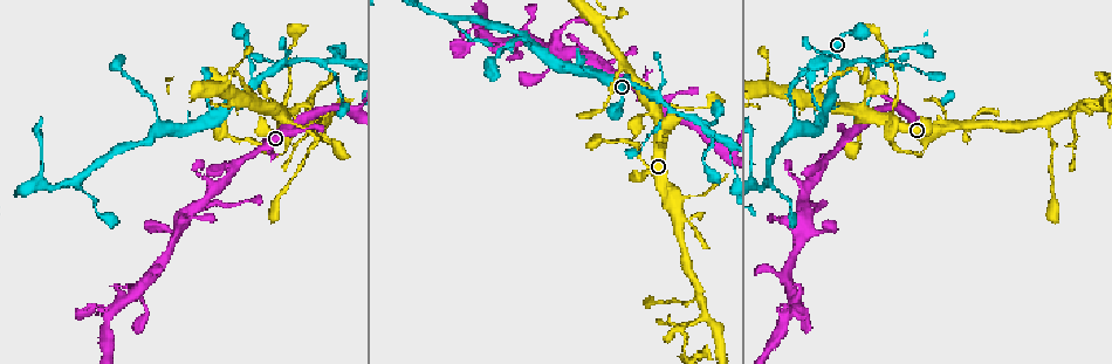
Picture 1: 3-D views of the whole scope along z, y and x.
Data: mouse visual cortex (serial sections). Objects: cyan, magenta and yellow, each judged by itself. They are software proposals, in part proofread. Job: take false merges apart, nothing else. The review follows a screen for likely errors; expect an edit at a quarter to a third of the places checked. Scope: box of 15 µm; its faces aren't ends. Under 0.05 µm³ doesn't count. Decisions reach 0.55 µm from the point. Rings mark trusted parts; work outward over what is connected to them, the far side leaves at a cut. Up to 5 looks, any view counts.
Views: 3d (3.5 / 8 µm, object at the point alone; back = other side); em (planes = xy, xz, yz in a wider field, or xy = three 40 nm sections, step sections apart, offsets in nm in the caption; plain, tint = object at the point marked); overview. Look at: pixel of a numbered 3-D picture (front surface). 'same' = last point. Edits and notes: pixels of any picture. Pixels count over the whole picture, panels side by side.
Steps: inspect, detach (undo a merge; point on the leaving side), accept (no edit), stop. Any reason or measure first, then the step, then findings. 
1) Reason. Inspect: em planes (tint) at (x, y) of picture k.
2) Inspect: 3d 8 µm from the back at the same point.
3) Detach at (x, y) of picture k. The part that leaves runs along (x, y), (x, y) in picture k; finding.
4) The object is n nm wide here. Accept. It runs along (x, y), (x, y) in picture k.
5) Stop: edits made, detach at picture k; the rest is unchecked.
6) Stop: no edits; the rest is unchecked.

Thick turns thin. Inspect: 3d 8 µm at (921, 155) of picture 1.

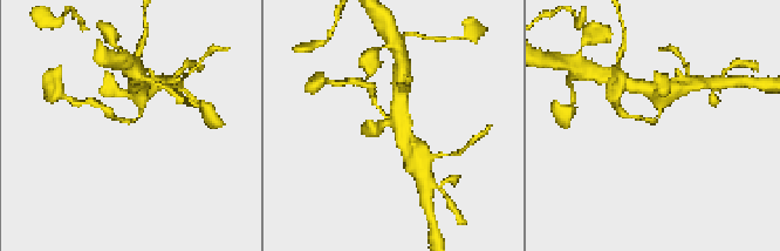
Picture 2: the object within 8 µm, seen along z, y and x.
The arms are 150, 400 nm wide. Inspect: em xy step 3 (tint) at (654, 121) of picture 2.

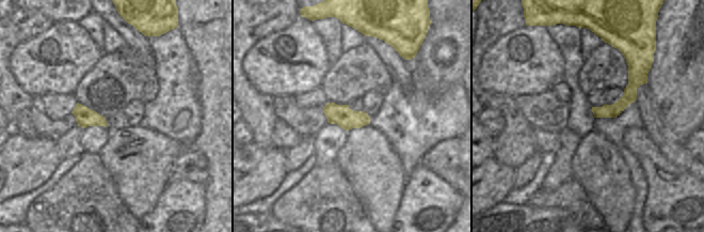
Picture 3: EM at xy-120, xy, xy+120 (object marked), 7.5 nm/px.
The object is 160 nm wide here. Accept. It runs along (401, 124), (384, 115), (374, 97) in picture 2; one cell here.

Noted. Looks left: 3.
Thick turns thin. Inspect: 3d 3.5 µm at (814, 212) of picture 1.

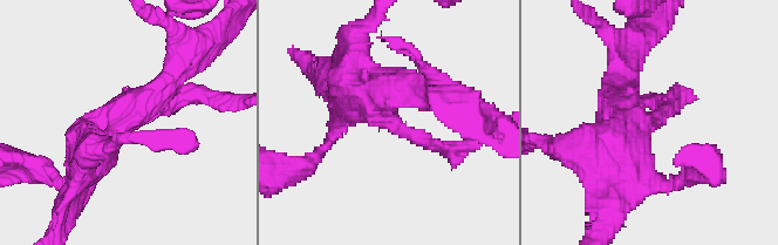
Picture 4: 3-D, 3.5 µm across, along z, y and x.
The arms are 200, 400 nm wide; need the tissue. Inspect: em xy step 3 (plain) at (658, 123) of picture 4.

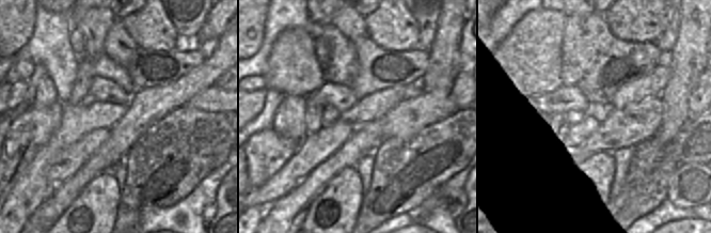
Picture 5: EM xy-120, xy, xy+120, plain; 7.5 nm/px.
Inspect: em xy step 3 (tint) at the same point.

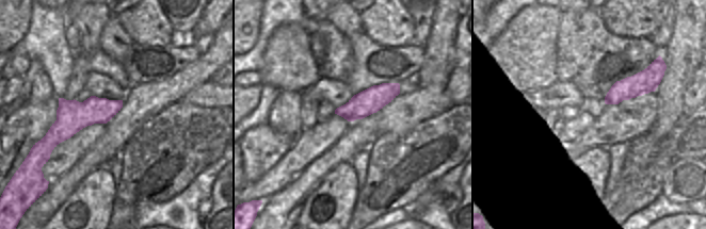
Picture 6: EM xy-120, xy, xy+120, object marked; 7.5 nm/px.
Accept. It runs along (418, 92), (386, 94), (393, 124), (469, 149) in picture 4; continuous, no second cell.

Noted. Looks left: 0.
Stop: no edits; the rest is unchecked.

